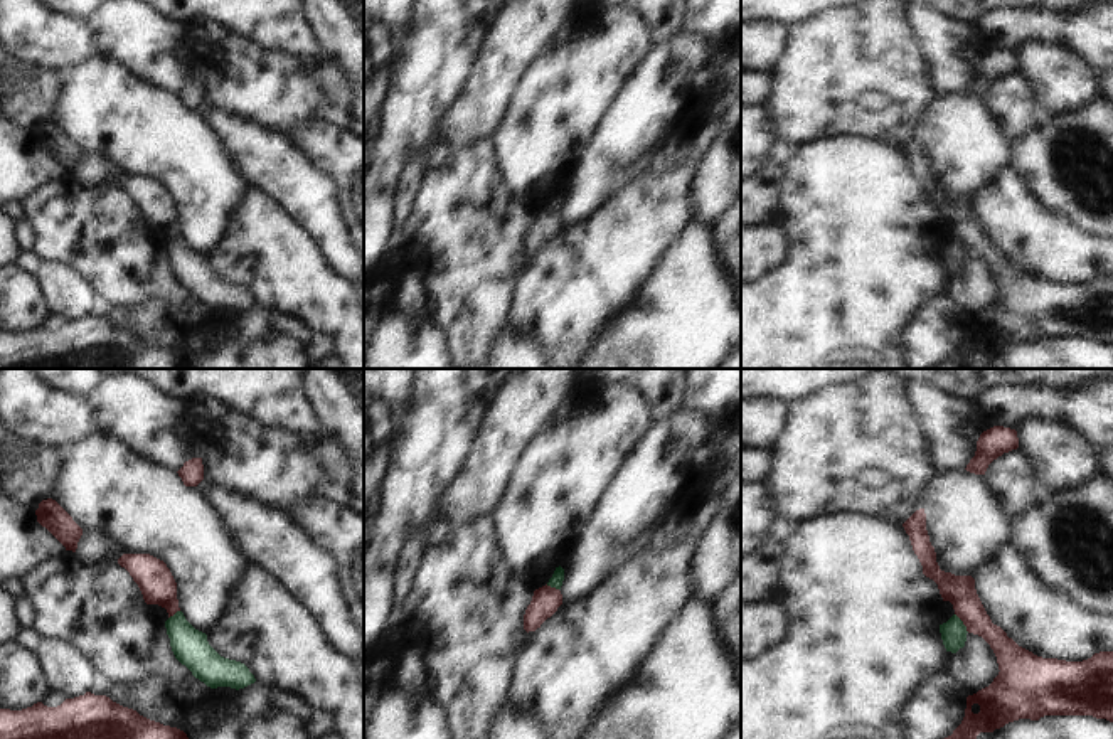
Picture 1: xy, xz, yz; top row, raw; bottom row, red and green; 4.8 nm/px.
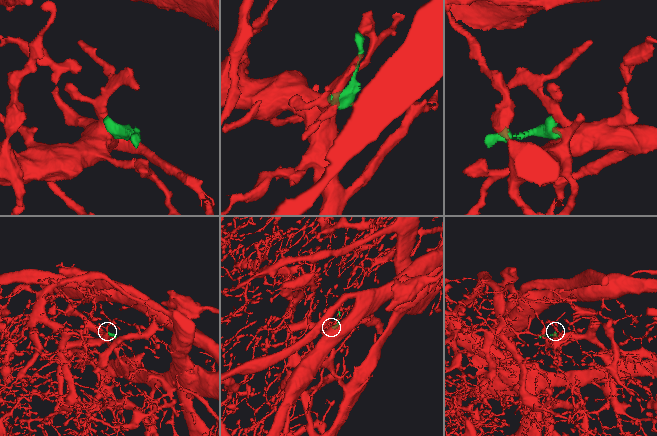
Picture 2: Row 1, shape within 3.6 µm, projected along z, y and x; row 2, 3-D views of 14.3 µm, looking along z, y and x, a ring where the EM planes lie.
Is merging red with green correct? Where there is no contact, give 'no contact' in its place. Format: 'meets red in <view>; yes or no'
meets red in yz; yes

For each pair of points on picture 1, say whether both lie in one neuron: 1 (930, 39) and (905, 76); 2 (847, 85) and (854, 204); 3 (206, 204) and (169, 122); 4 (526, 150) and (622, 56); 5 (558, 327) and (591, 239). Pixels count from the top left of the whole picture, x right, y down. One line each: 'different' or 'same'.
1: different
2: different
3: same
4: same
5: same

